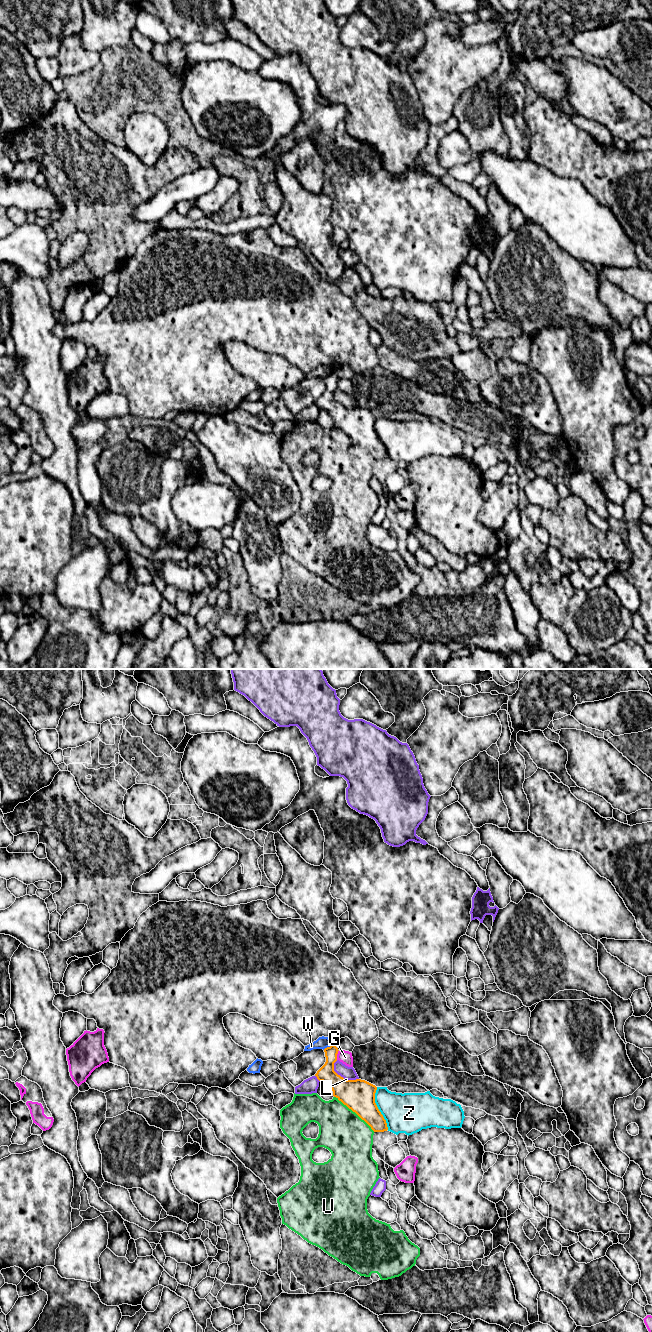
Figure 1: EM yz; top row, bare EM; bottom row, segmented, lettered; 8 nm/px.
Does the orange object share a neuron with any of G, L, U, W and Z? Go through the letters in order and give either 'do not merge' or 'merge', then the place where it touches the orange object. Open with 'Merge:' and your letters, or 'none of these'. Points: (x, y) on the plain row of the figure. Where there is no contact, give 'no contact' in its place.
Merge: none of these
G: do not merge; contact yz (336, 383)
L: do not merge; contact yz (342, 405)
U: do not merge; contact yz (354, 439)
W: do not merge; contact yz (327, 375)
Z: do not merge; contact yz (377, 436)

